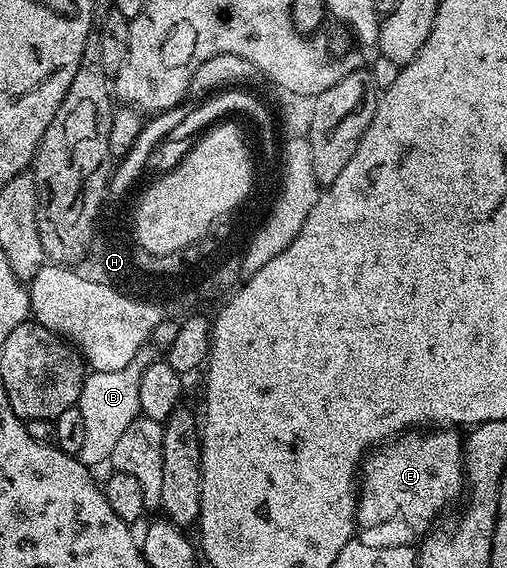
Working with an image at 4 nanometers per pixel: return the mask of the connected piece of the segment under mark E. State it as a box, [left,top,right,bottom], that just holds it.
[355,428,464,530]

